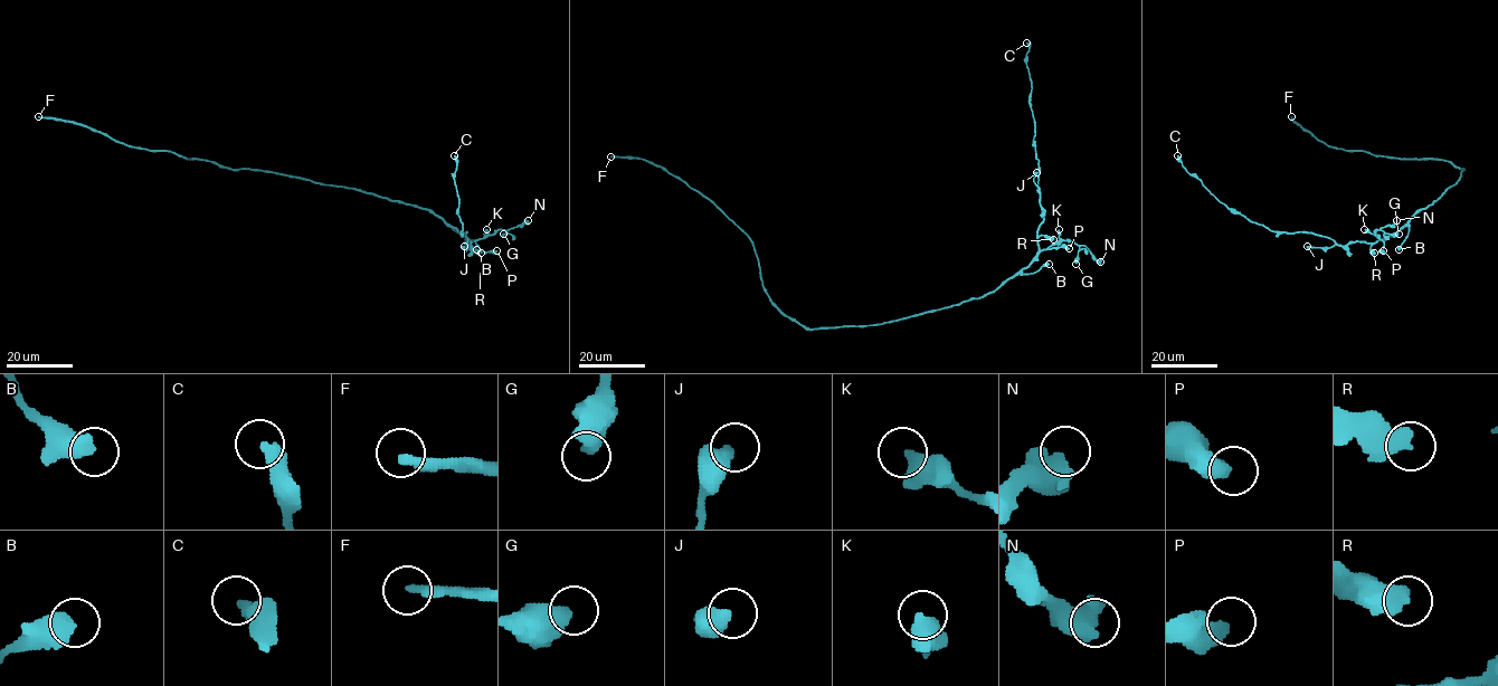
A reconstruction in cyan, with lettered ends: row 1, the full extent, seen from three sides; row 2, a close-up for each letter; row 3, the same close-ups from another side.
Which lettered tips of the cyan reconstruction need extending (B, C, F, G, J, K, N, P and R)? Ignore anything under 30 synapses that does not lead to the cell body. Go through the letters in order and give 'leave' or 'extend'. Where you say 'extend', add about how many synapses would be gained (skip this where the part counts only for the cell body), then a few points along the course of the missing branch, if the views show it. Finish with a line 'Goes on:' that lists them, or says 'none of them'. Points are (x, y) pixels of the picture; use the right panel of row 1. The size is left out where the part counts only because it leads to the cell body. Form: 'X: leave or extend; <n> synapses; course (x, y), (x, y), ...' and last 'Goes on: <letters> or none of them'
B: leave
C: leave
F: extend; 200 synapses
G: leave
J: leave
K: leave
N: leave
P: leave
R: leave
Goes on: F

